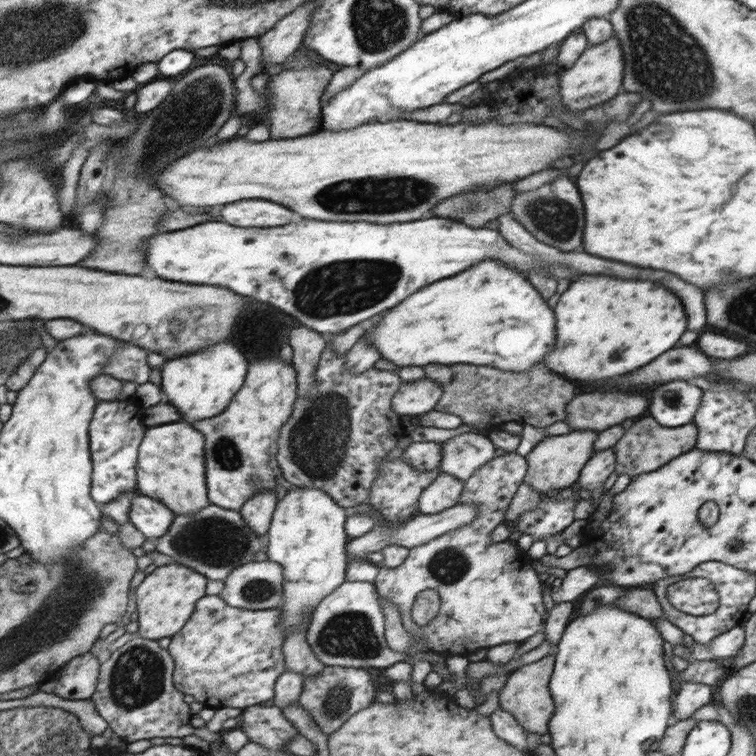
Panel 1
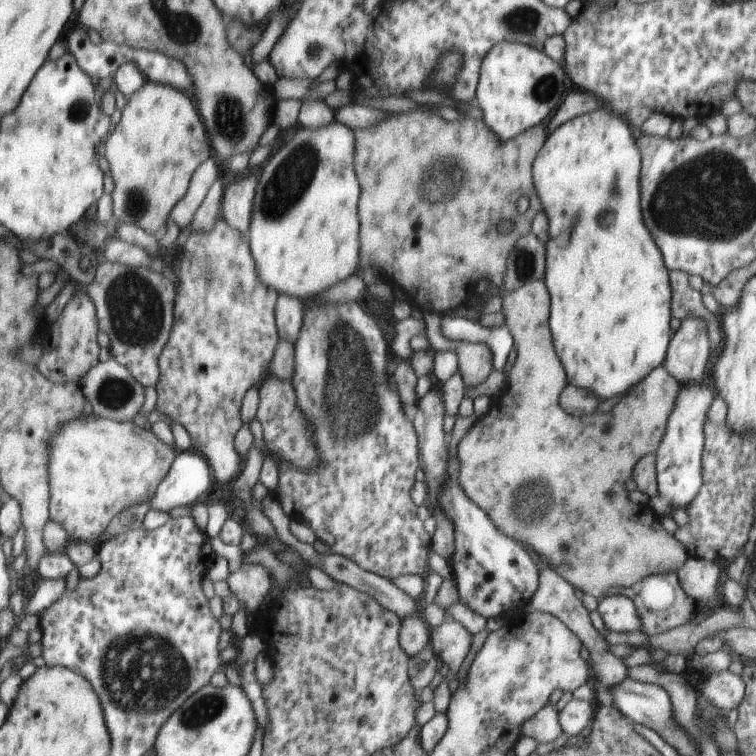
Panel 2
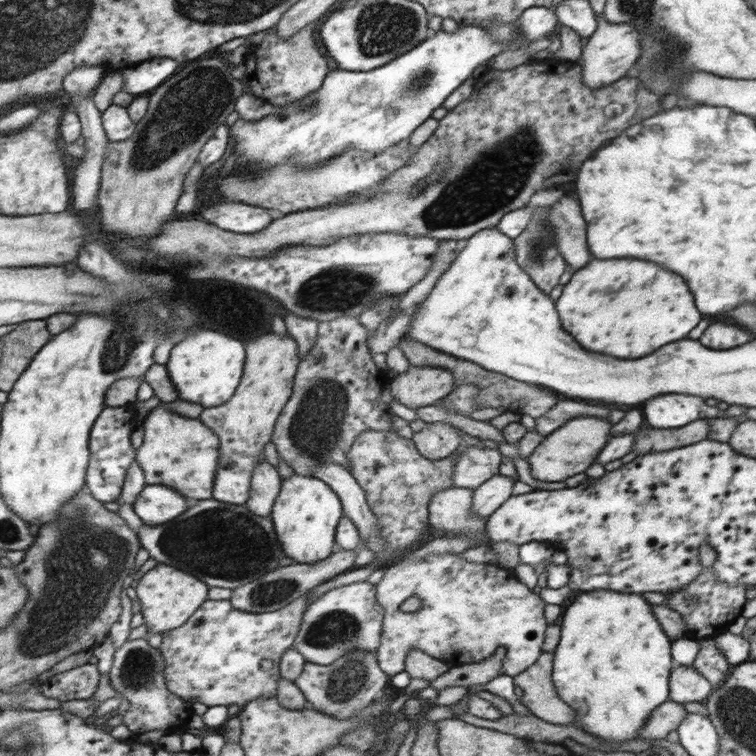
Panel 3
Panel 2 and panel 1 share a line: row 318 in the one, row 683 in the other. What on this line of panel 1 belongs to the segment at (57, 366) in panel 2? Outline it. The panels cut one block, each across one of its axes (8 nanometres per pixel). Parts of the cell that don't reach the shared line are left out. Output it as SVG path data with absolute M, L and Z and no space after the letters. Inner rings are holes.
M93 652L71 660L56 686L56 696L68 700L92 699L97 687L100 665Z

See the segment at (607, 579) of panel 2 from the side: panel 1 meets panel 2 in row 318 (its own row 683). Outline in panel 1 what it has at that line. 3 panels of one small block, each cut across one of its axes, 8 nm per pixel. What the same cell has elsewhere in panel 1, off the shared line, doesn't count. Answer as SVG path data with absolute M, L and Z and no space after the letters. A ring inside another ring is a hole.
M551 653L538 662L520 666L508 673L505 685L499 691L499 706L511 712L526 731L541 736L549 732L549 722L555 711L555 702L549 689L554 665L555 655Z

